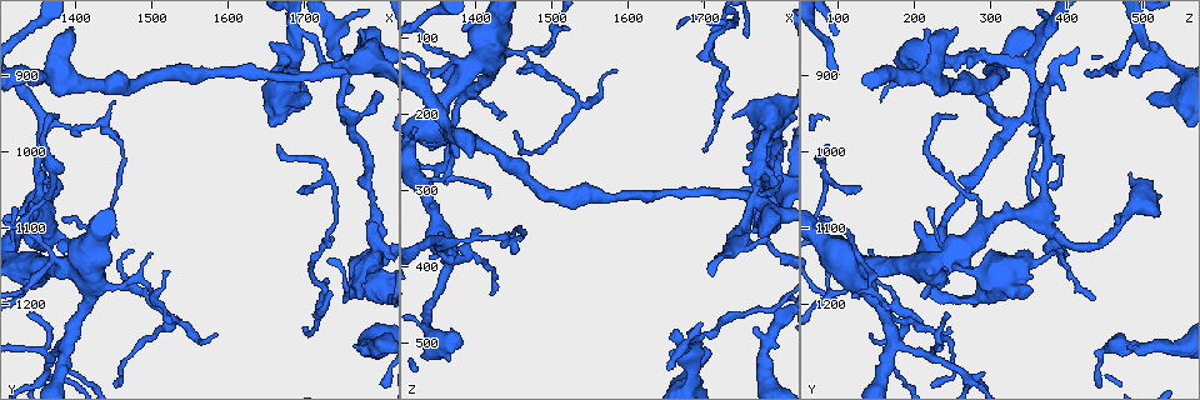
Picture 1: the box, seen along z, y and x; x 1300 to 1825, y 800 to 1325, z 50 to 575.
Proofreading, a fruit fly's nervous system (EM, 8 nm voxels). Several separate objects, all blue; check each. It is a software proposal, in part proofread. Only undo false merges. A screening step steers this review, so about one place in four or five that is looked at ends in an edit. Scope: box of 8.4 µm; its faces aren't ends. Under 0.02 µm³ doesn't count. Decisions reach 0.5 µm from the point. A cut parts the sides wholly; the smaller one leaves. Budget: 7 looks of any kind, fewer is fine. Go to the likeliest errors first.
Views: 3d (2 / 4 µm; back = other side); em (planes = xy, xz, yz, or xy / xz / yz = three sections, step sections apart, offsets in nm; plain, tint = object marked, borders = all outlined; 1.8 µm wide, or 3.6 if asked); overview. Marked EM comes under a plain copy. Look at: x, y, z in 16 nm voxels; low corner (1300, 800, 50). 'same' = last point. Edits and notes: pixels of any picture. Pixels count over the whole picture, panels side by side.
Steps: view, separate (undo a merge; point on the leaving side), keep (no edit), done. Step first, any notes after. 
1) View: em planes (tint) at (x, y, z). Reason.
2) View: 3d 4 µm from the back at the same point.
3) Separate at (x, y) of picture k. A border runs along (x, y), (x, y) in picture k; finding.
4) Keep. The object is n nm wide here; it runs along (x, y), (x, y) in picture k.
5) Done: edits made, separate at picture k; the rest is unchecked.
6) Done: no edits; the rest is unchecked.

View: em xy step 16 (borders) at (1760, 885, 315). Sudden change in width.

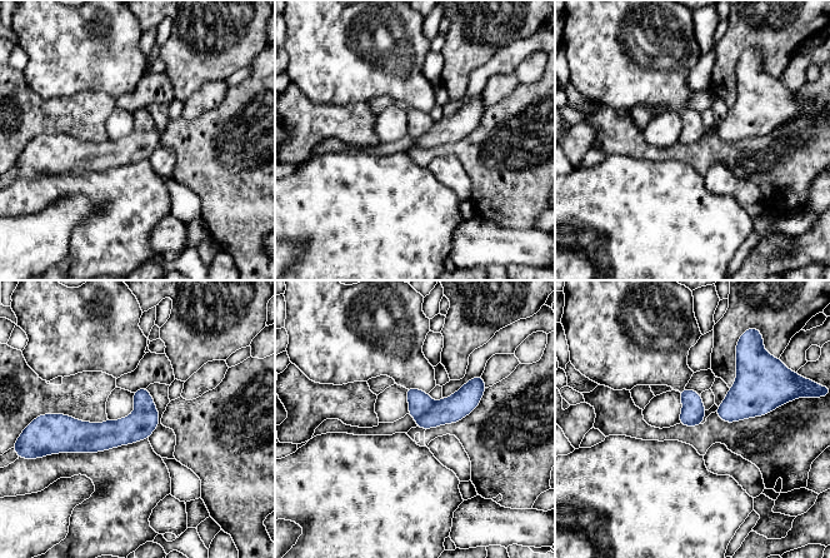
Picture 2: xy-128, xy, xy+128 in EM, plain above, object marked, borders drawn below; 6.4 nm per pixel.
Separate at (139, 426) of picture 2. The object is 150 nm wide here; a border runs along (155, 407), (135, 412) in picture 2; a second cell is stuck on.

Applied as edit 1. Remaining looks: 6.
View: overview.

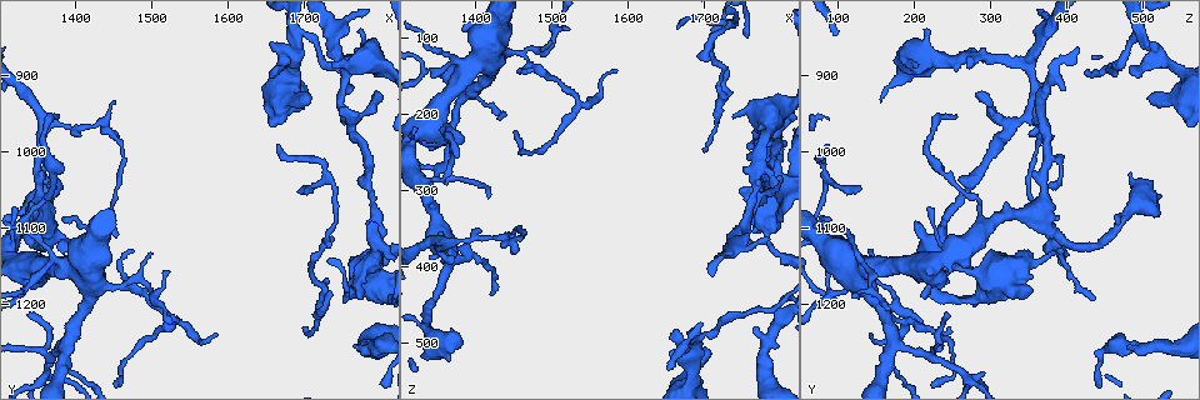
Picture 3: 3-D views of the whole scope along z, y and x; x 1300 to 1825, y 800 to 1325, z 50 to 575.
View: em planes (tint) at (1790, 1145, 250). Three-way junction.

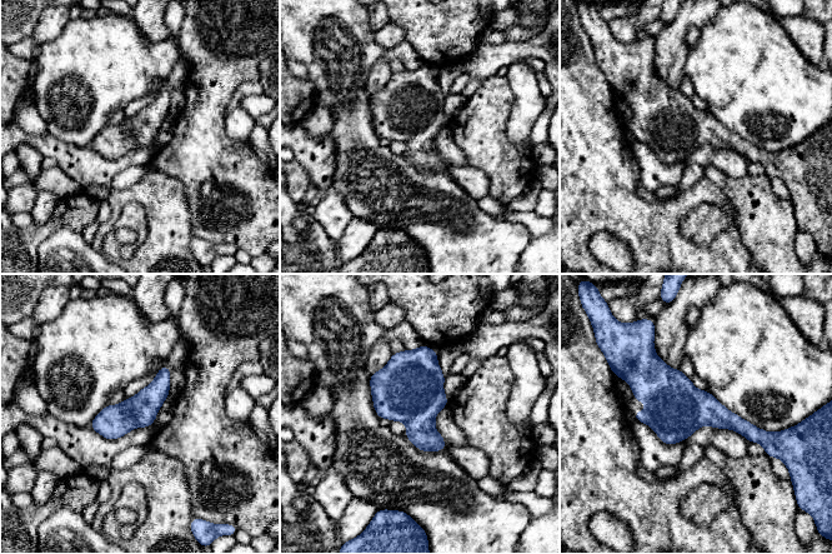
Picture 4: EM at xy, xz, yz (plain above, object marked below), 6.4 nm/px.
Keep. It runs along (632, 383), (770, 440) in picture 4; continuous, no second cell.

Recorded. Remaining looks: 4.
View: 3d 2 µm at (1355, 1150, 185). Calibre changes.

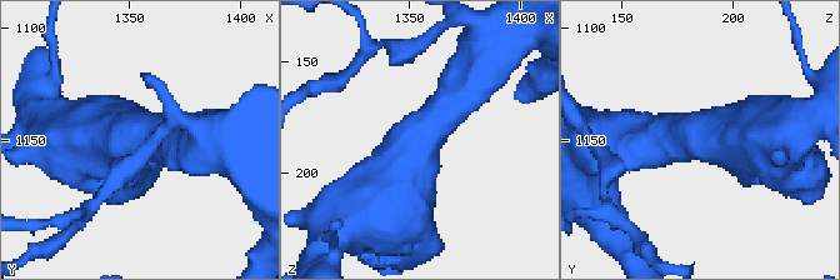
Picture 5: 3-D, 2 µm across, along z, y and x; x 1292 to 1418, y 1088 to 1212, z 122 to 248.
View: em planes (tint) at (1353, 1149, 187). Need the tissue.

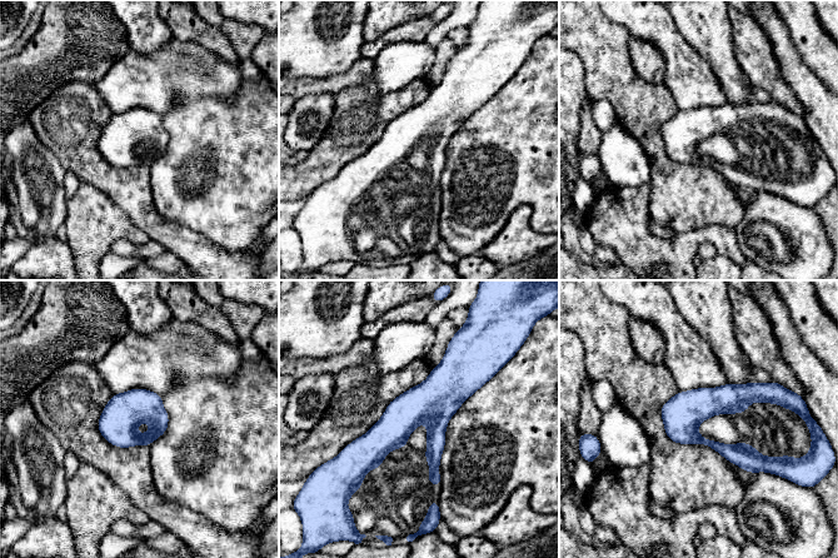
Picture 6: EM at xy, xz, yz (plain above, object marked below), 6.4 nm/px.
Keep. It runs along (458, 357), (367, 456), (363, 469) in picture 6; continuous, no second cell.

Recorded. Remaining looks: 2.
Done: edits made, separate at picture 2; the rest is unchecked.

